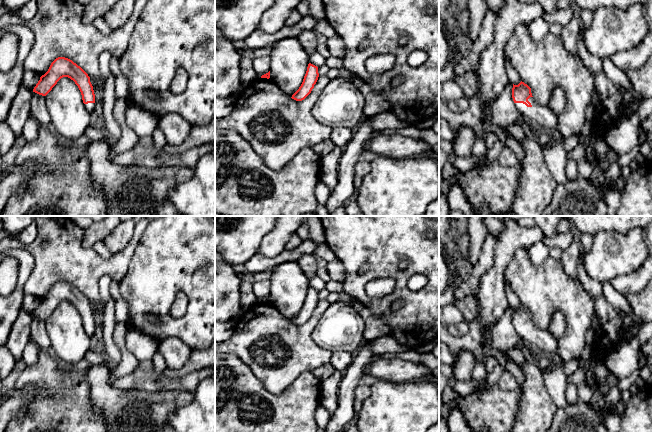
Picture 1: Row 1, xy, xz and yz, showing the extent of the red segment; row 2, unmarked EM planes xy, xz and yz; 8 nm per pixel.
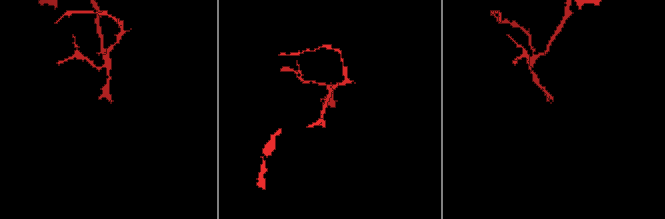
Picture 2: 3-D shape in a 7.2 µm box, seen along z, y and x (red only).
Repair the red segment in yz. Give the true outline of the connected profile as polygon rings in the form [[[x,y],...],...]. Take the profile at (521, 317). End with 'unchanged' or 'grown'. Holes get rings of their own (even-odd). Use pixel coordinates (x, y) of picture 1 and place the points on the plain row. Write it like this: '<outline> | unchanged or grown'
[[[524,306],[513,308],[512,322],[521,339],[532,345],[538,352],[557,359],[556,339],[547,330],[533,323],[531,312]]] | grown

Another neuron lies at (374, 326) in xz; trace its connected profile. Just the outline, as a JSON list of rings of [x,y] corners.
[[[364,307],[358,313],[364,321],[364,341],[371,341],[390,334],[390,327],[385,320],[374,315],[369,308]]]

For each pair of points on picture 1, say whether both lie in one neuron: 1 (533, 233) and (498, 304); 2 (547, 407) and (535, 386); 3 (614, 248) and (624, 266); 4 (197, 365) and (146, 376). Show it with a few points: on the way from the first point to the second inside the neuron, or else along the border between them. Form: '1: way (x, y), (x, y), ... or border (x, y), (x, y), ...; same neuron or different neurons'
1: way (513, 245), (501, 258), (497, 268), (497, 284); same neuron
2: way (542, 402), (535, 395), (535, 391); same neuron
3: way (614, 252), (623, 262); same neuron
4: border (162, 374), (171, 378), (179, 378), (188, 374); different neurons

